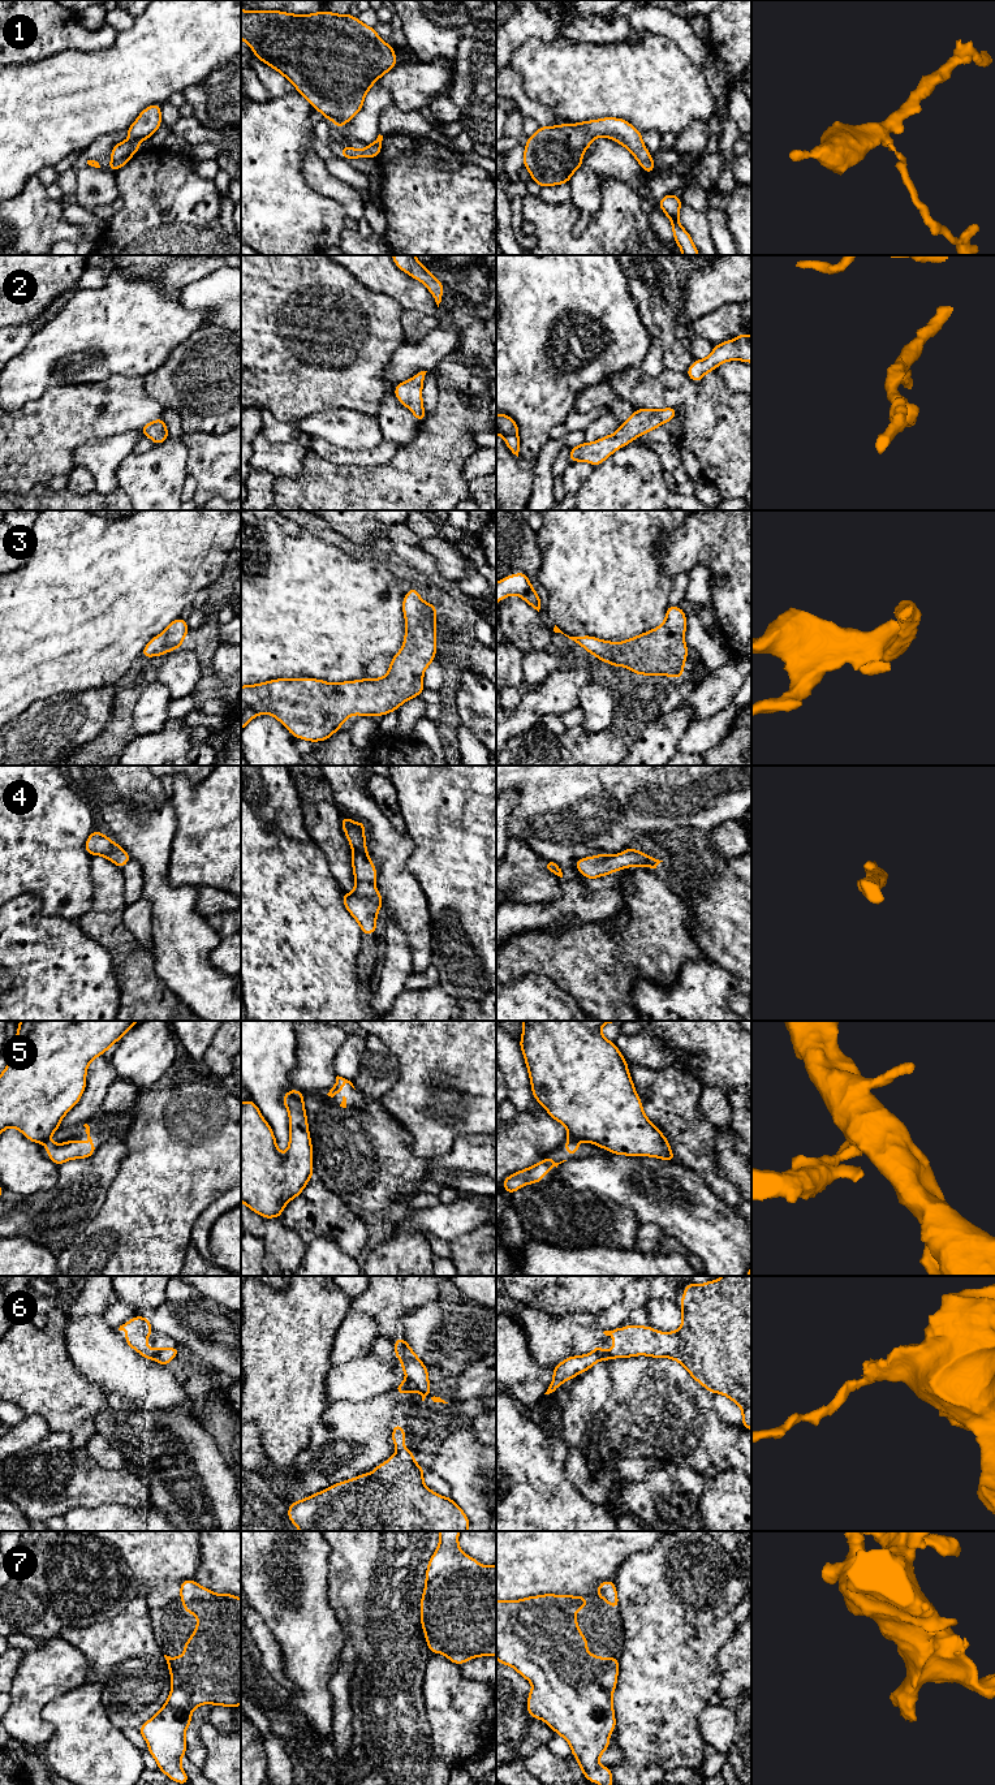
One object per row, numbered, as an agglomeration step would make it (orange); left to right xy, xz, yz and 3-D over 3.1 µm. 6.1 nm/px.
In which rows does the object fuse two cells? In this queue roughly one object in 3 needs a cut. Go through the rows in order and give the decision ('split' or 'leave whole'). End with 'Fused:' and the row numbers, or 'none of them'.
1: leave whole
2: leave whole
3: leave whole
4: leave whole
5: split
6: split
7: leave whole
Fused: 5, 6

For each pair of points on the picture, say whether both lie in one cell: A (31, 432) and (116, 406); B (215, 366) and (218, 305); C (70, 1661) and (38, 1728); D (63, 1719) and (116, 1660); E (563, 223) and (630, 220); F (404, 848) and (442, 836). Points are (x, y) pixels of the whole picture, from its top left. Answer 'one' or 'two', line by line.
A: one
B: two
C: one
D: two
E: one
F: two

